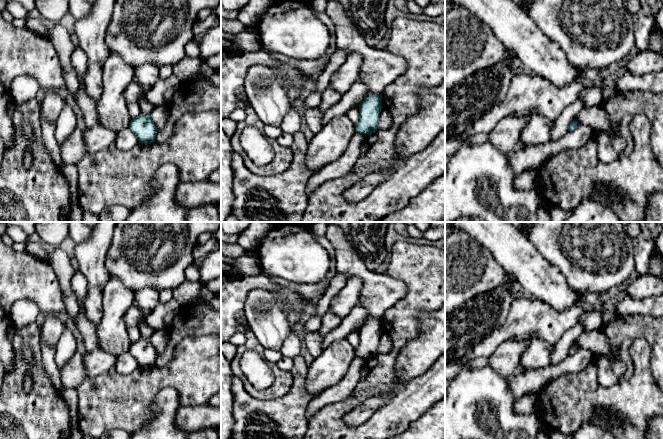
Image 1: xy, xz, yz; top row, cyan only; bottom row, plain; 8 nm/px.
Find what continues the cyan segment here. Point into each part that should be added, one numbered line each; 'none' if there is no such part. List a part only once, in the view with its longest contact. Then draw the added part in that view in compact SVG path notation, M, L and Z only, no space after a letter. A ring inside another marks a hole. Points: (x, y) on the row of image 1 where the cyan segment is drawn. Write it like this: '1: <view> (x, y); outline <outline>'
none

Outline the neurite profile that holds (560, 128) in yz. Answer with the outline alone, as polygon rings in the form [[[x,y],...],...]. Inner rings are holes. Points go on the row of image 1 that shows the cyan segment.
[[[578,98],[563,110],[561,115],[554,121],[549,143],[555,143],[568,132],[568,125],[579,115],[584,107],[584,102]]]

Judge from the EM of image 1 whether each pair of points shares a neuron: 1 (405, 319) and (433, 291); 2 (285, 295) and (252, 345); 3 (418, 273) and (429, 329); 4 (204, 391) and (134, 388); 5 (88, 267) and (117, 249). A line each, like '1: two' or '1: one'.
1: one
2: two
3: two
4: one
5: two

